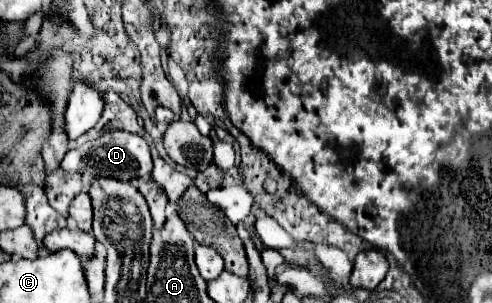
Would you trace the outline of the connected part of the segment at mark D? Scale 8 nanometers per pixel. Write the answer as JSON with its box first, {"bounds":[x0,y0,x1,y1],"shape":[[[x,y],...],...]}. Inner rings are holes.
{"bounds":[62,131,152,181],"shape":[[[114,131],[106,133],[94,141],[86,141],[78,149],[72,149],[64,155],[62,169],[66,171],[76,171],[86,177],[114,177],[122,181],[130,181],[136,177],[146,177],[152,171],[152,157],[150,157],[150,147],[148,143],[134,133],[128,131]]]}

